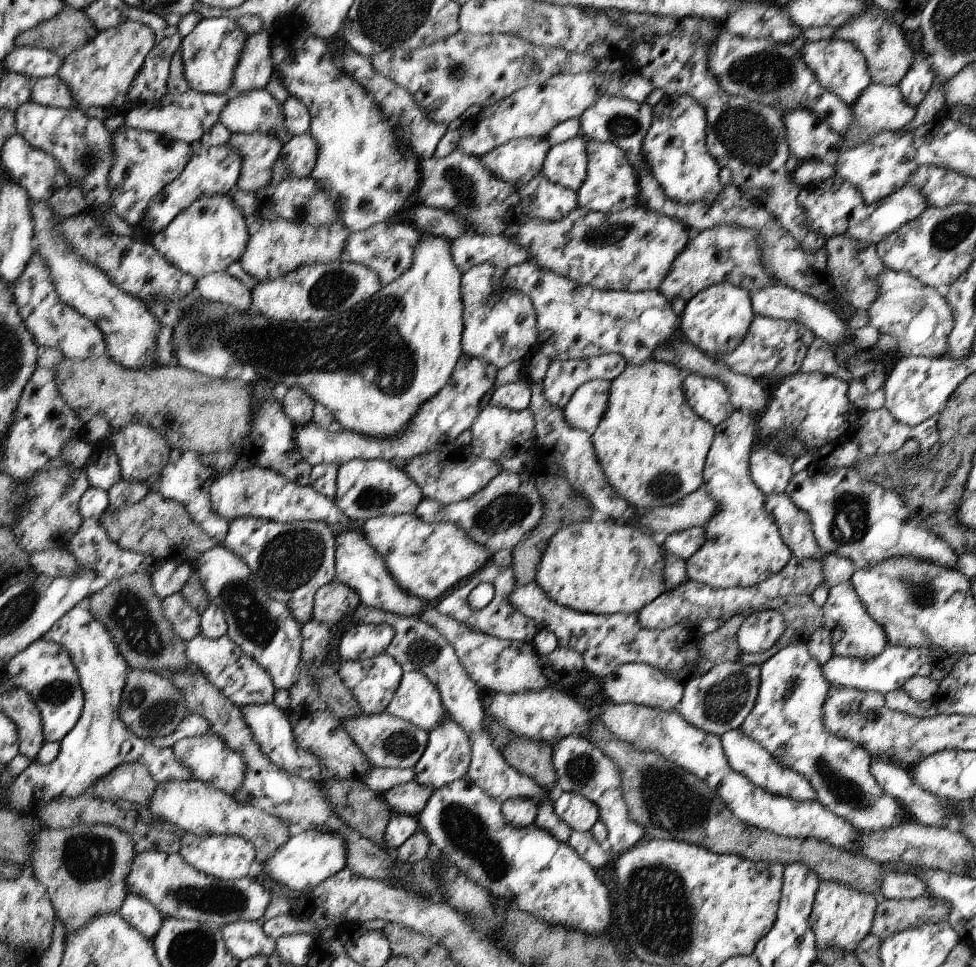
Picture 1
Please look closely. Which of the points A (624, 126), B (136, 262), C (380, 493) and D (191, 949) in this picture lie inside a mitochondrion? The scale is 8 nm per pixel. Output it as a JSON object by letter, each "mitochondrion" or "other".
{"A":"mitochondrion","B":"other","C":"mitochondrion","D":"mitochondrion"}

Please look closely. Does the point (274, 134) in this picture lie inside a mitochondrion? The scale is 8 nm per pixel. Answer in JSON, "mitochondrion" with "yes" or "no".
{"mitochondrion":"no"}

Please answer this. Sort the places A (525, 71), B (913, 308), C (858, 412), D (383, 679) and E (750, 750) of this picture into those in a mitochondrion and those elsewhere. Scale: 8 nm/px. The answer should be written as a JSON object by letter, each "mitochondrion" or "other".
{"A":"other","B":"mitochondrion","C":"other","D":"other","E":"other"}

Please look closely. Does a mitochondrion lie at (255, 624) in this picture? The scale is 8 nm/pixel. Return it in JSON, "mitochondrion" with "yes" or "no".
{"mitochondrion":"yes"}

